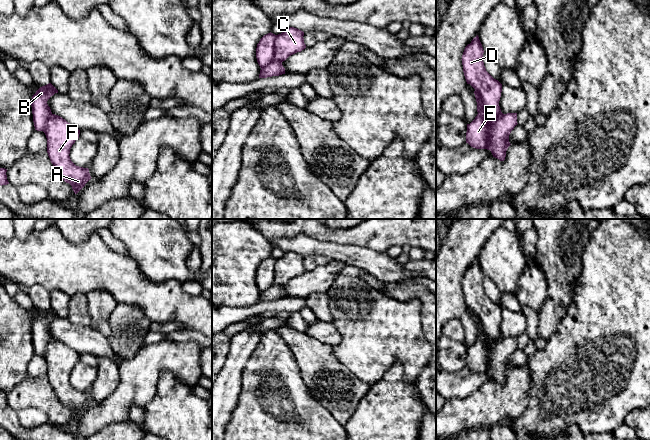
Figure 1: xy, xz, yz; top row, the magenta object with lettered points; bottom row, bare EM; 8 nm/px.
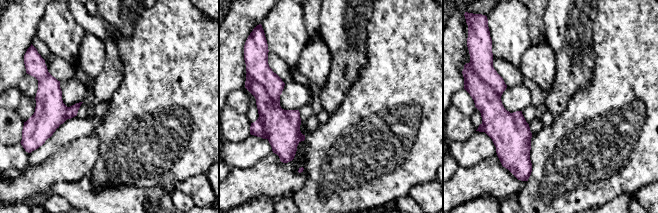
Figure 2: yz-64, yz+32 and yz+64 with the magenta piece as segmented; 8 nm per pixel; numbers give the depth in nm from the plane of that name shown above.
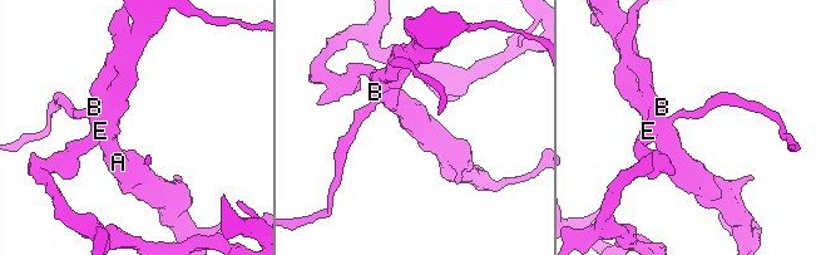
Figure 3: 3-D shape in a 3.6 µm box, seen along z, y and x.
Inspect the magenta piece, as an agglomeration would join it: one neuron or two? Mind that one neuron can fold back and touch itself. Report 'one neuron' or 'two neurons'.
two neurons

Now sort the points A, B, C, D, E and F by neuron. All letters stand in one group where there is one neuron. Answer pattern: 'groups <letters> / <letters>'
groups A C F / B D E

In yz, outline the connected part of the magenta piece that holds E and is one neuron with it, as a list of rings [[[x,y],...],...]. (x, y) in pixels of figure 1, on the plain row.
[[[477,259],[465,271],[461,283],[466,306],[478,315],[483,327],[482,334],[467,348],[466,367],[476,373],[487,373],[489,348],[492,343],[503,339],[499,330],[502,308],[486,295],[483,277]]]

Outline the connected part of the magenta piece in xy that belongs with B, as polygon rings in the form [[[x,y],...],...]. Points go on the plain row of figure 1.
[[[49,307],[40,311],[32,320],[31,330],[35,354],[44,356],[47,344],[52,338],[47,325],[55,317],[58,317],[58,314]]]

